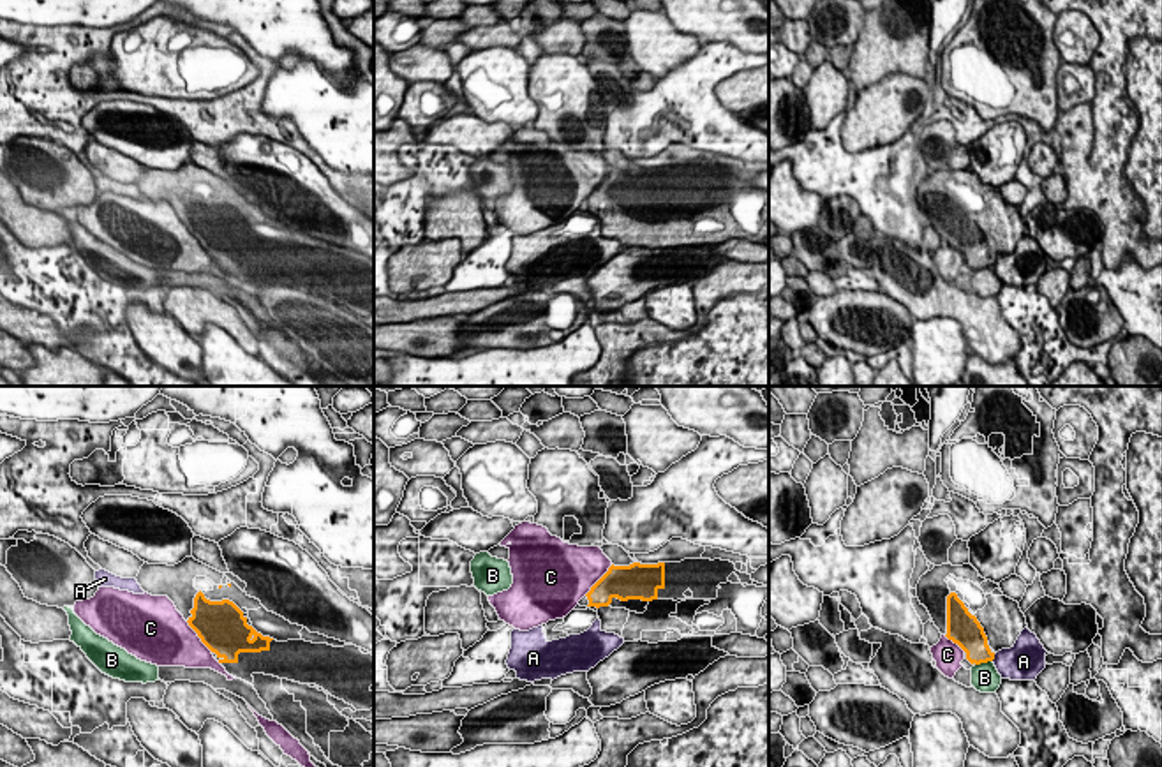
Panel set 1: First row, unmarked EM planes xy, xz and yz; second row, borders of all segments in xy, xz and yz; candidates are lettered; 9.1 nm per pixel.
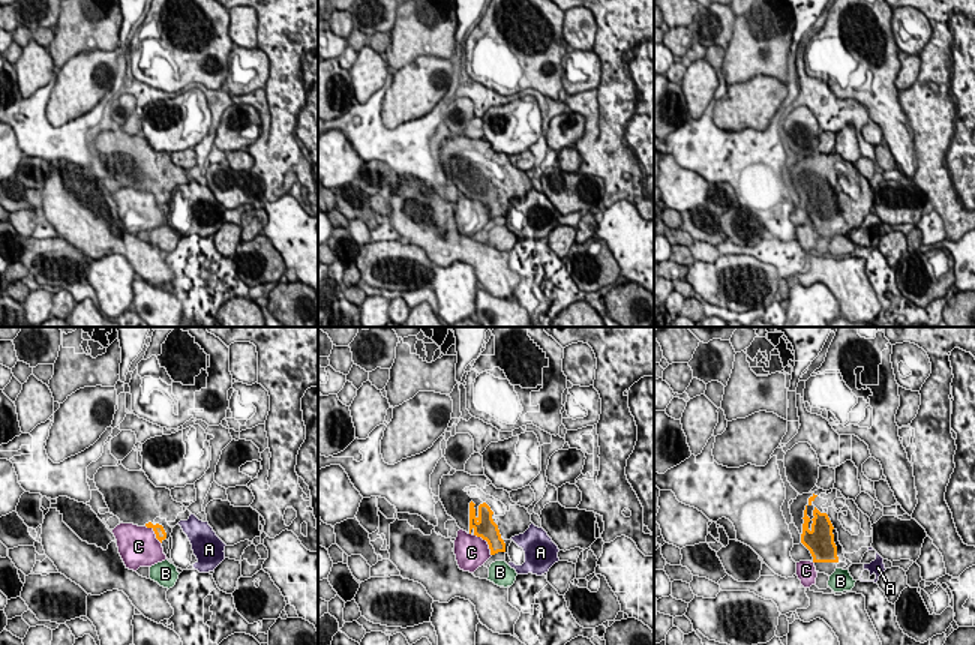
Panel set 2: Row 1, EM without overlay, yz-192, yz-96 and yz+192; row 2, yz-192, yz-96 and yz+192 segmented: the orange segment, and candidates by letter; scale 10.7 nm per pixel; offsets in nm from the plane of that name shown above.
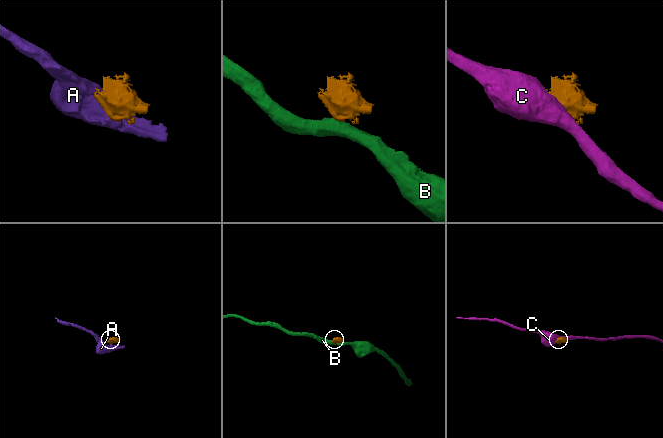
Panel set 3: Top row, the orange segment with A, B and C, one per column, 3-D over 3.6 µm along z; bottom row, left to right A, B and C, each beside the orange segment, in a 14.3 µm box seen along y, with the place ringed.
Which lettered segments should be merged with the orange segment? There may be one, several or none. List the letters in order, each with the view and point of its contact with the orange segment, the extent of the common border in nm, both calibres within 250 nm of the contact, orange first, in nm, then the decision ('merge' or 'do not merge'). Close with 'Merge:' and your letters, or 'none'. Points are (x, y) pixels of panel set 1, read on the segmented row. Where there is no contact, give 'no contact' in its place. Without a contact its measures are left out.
A: meets orange in yz at (993, 658); contact 70 nm long; 240 nm thick on the orange side, 320 nm on the other; do not merge
B: meets orange in yz at (983, 662); contact 170 nm long; 260 nm thick on the orange side, 260 nm on the other; do not merge
C: meets orange in xy at (198, 635); contact 380 nm long; 440 nm thick on the orange side, 440 nm on the other; do not merge
Merge: none

